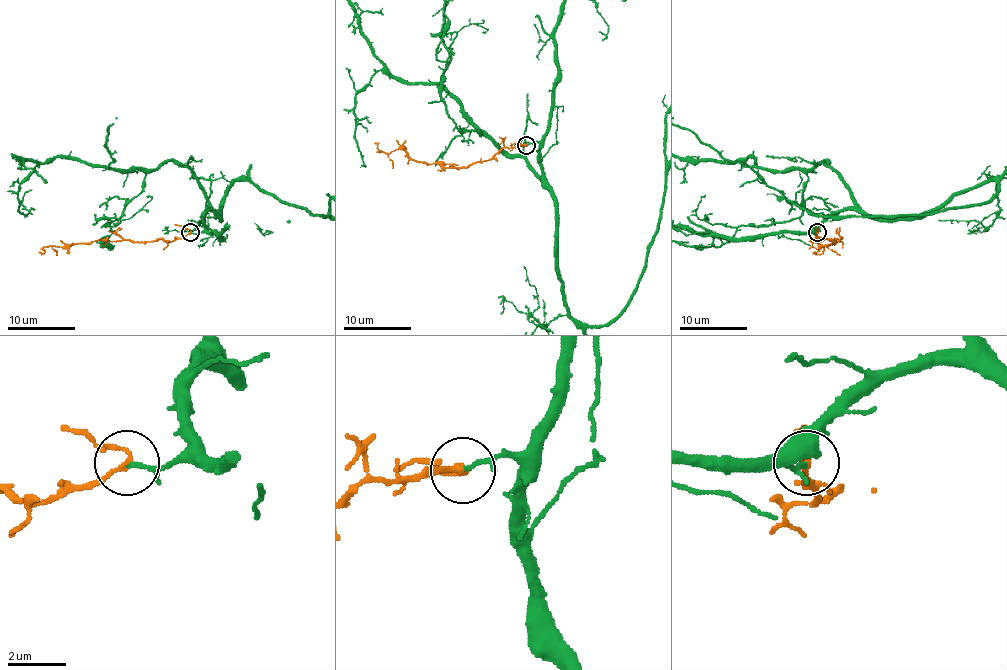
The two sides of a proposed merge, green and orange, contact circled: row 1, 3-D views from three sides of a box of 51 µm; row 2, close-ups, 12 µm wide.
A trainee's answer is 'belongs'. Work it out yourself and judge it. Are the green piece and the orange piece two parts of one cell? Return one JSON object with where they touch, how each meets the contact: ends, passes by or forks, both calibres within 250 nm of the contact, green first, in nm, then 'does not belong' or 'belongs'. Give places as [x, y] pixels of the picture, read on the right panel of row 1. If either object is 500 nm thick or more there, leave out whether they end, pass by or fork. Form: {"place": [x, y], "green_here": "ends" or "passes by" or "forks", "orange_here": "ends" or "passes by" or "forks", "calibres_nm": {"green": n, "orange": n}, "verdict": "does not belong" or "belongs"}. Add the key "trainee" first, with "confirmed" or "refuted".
{"trainee": "confirmed", "place": [817, 232], "green_here": "passes by", "orange_here": "passes by", "calibres_nm": {"green": 100, "orange": 150}, "verdict": "belongs"}

